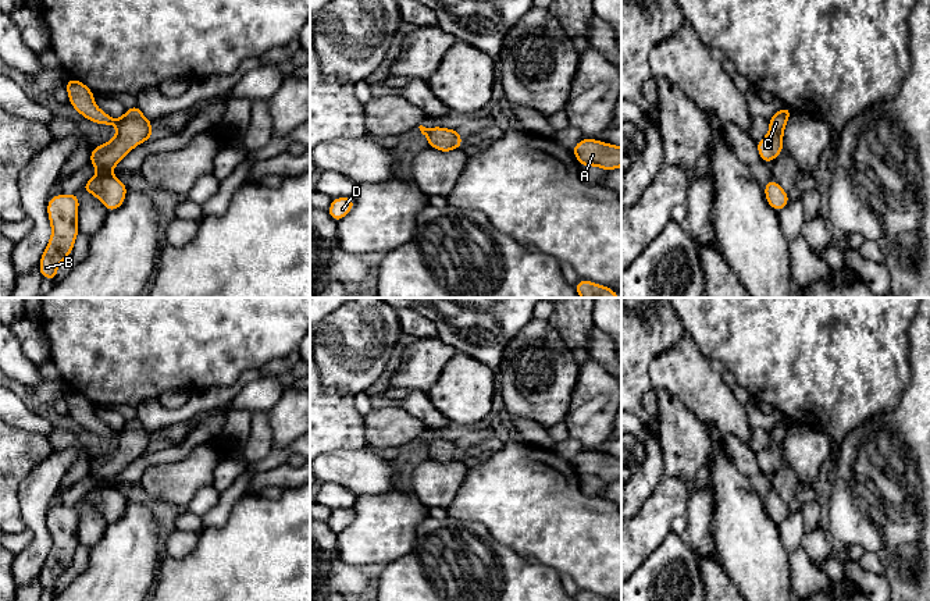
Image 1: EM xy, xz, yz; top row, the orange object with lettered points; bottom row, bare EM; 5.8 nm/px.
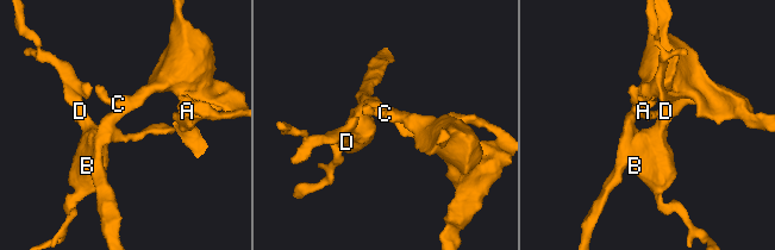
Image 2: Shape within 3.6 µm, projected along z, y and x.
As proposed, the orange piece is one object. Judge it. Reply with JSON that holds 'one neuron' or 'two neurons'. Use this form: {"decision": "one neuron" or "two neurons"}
{"decision": "one neuron"}

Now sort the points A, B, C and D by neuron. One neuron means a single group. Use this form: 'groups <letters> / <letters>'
groups A B C D

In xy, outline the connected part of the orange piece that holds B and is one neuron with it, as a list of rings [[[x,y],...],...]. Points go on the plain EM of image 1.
[[[60,505],[47,512],[47,527],[51,537],[51,550],[39,572],[42,591],[57,591],[57,579],[71,566],[78,550],[76,505]]]

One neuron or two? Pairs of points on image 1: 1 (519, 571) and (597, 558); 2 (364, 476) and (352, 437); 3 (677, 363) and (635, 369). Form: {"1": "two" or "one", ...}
{"1": "two", "2": "two", "3": "two"}

